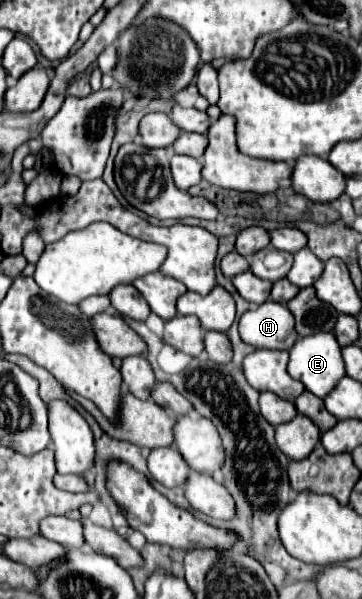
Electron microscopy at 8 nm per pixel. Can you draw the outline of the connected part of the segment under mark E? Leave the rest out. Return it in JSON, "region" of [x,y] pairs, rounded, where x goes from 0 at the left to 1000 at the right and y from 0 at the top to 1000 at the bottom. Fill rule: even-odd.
{"region":[[[876,554],[820,568],[815,578],[798,584],[798,624],[815,634],[837,638],[859,658],[898,664],[953,628],[953,608],[942,598],[942,578],[931,574],[931,564],[914,554]]]}

